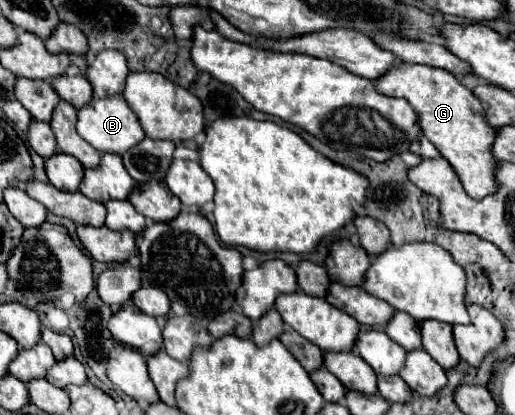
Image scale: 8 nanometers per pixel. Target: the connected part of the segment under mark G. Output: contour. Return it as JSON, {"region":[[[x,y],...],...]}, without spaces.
{"region":[[[398,61],[374,81],[374,89],[378,93],[390,97],[404,97],[410,101],[412,109],[418,115],[418,127],[422,129],[422,135],[428,137],[428,141],[440,151],[440,155],[454,167],[466,193],[472,199],[482,199],[496,191],[494,169],[498,161],[490,153],[490,145],[494,141],[494,127],[484,121],[482,103],[474,97],[470,89],[456,81],[450,71]]]}

